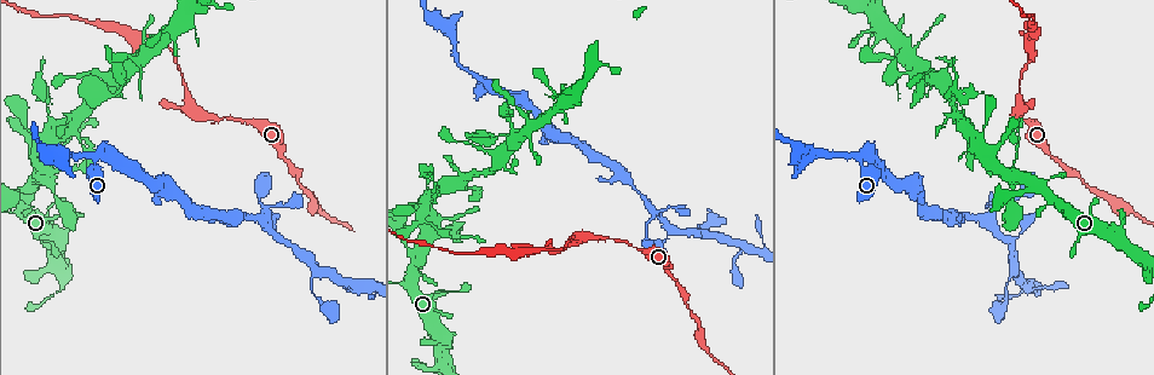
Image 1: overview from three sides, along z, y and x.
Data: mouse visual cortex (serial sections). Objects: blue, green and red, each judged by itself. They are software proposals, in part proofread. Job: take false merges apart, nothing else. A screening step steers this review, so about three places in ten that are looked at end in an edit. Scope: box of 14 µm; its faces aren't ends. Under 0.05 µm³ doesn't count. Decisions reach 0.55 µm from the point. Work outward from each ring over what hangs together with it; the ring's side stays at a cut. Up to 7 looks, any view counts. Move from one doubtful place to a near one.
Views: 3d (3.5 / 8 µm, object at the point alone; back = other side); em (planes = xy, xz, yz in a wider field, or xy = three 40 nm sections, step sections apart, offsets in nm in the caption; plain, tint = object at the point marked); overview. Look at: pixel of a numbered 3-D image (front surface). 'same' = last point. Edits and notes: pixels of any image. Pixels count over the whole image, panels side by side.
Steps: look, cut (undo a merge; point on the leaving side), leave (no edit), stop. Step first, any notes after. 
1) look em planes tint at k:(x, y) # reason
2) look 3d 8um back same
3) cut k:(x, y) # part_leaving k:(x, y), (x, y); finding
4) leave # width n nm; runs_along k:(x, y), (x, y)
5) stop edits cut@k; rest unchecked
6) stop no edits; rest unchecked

look 3d 3.5um at 1:(861, 156) # abrupt turn

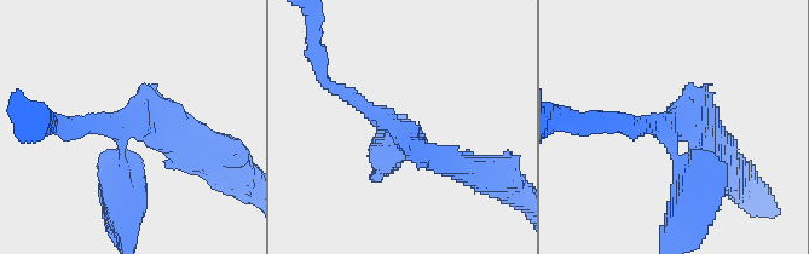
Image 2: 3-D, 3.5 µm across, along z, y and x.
look em xy step 2 tint at 2:(669, 132) # now the EM

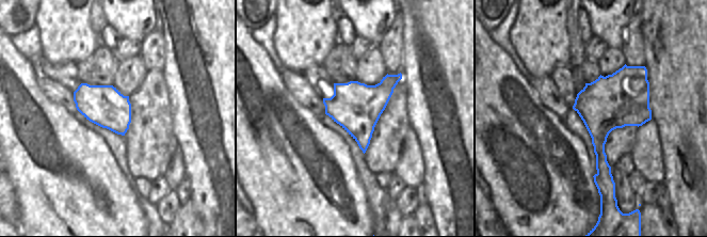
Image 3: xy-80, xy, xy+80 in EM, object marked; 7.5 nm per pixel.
leave # runs_along 2:(123, 206), (120, 134), (186, 134); all the same cell

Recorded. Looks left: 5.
look 3d 3.5um back at 1:(53, 121)

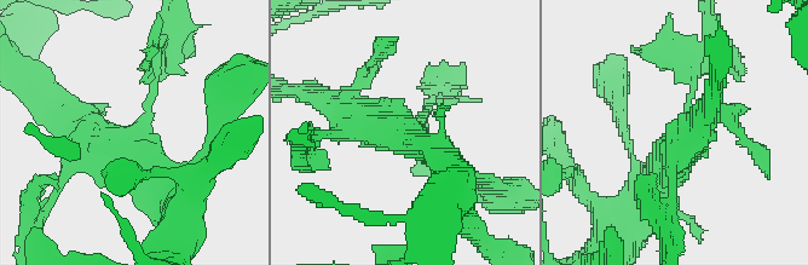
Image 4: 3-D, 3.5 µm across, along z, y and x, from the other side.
look em xy step 1 plain at 4:(137, 136) # arms 4; arm_widths 100, 150, 400, 450 nm

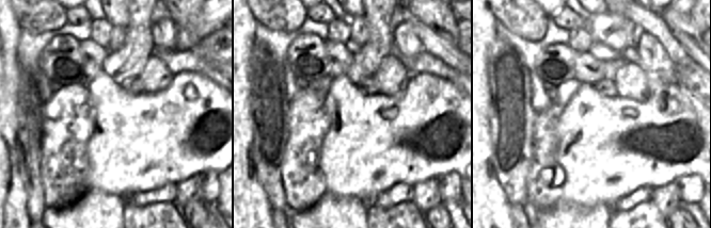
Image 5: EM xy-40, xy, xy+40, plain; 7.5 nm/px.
look em xy step 1 tint same

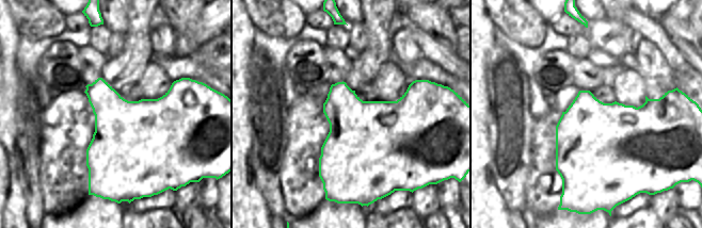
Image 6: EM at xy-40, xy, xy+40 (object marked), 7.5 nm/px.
cut 4:(682, 70) # part_leaving 4:(145, 109), (163, 28); a second cell is stuck on

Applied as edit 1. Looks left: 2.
stop edits cut@4; rest unchecked

